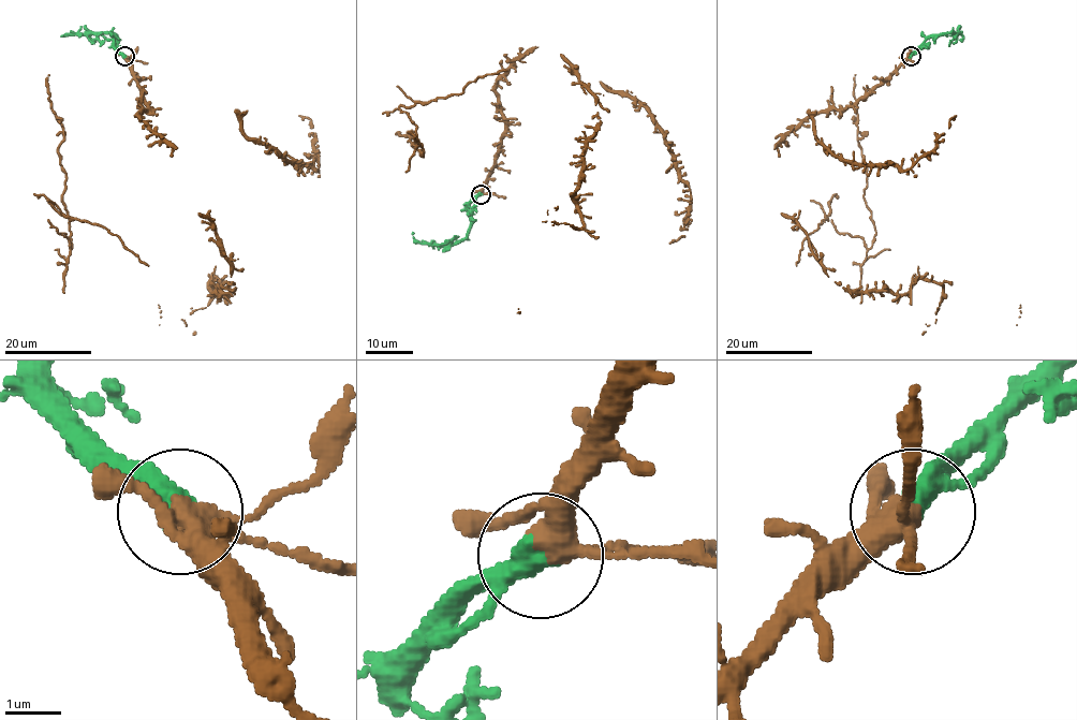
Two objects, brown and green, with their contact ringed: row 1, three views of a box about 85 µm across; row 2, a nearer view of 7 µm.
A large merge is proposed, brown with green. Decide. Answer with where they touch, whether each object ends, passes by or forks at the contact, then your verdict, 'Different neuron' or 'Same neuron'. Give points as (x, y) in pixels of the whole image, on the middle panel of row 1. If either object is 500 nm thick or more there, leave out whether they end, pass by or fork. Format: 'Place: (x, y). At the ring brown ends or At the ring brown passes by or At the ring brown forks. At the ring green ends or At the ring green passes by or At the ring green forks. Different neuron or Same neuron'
Place: (481, 194). At the ring brown forks. At the ring green passes by. Same neuron

